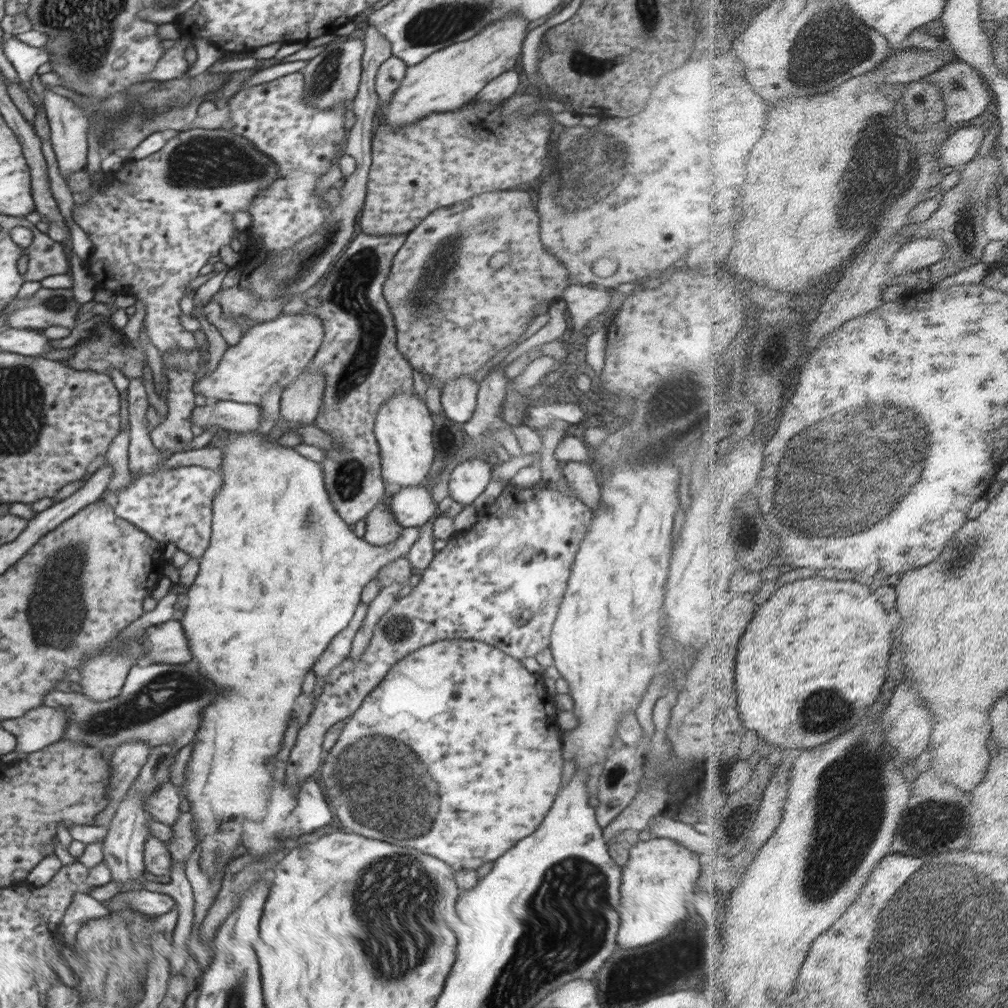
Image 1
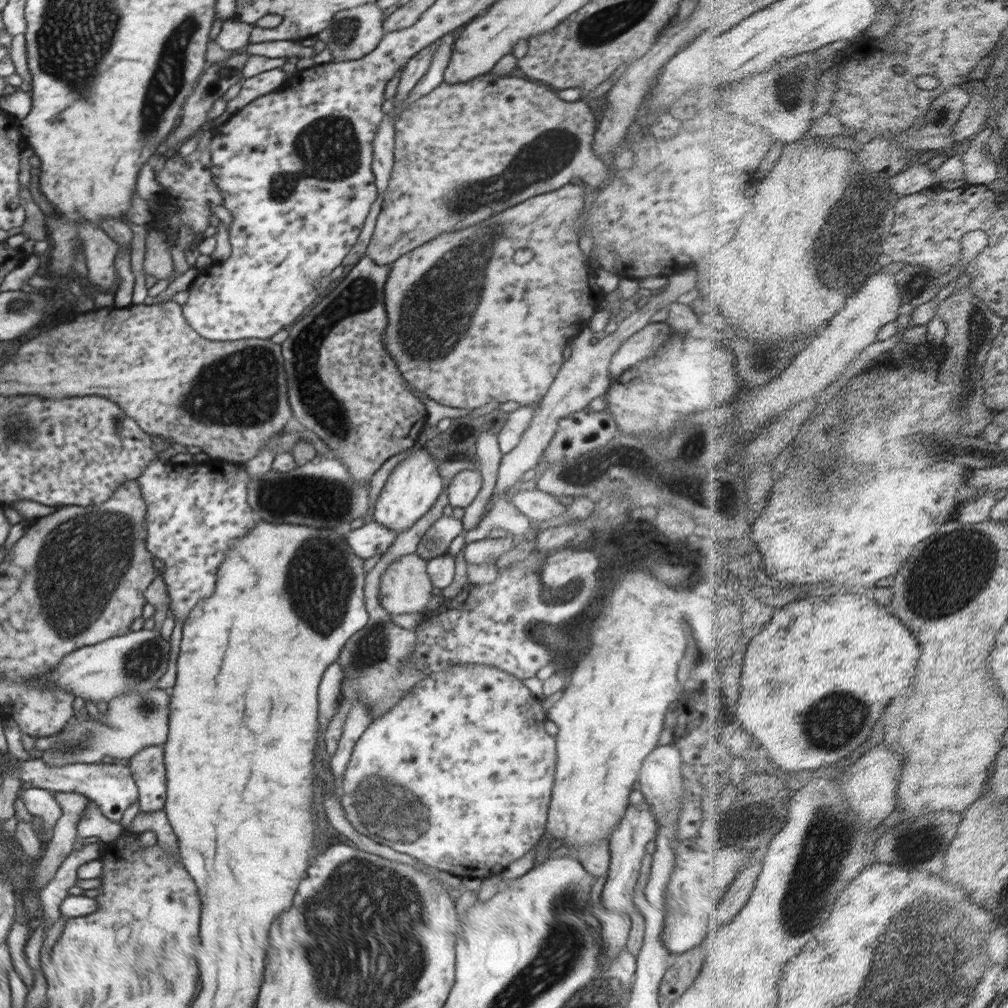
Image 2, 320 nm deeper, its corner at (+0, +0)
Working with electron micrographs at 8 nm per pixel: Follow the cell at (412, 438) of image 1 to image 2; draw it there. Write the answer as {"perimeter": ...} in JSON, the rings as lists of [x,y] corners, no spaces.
{"perimeter":[[[425,448],[414,452],[394,467],[382,487],[374,506],[373,520],[396,532],[396,536],[408,530],[416,521],[430,511],[443,489],[443,478],[439,475],[438,461]]]}

